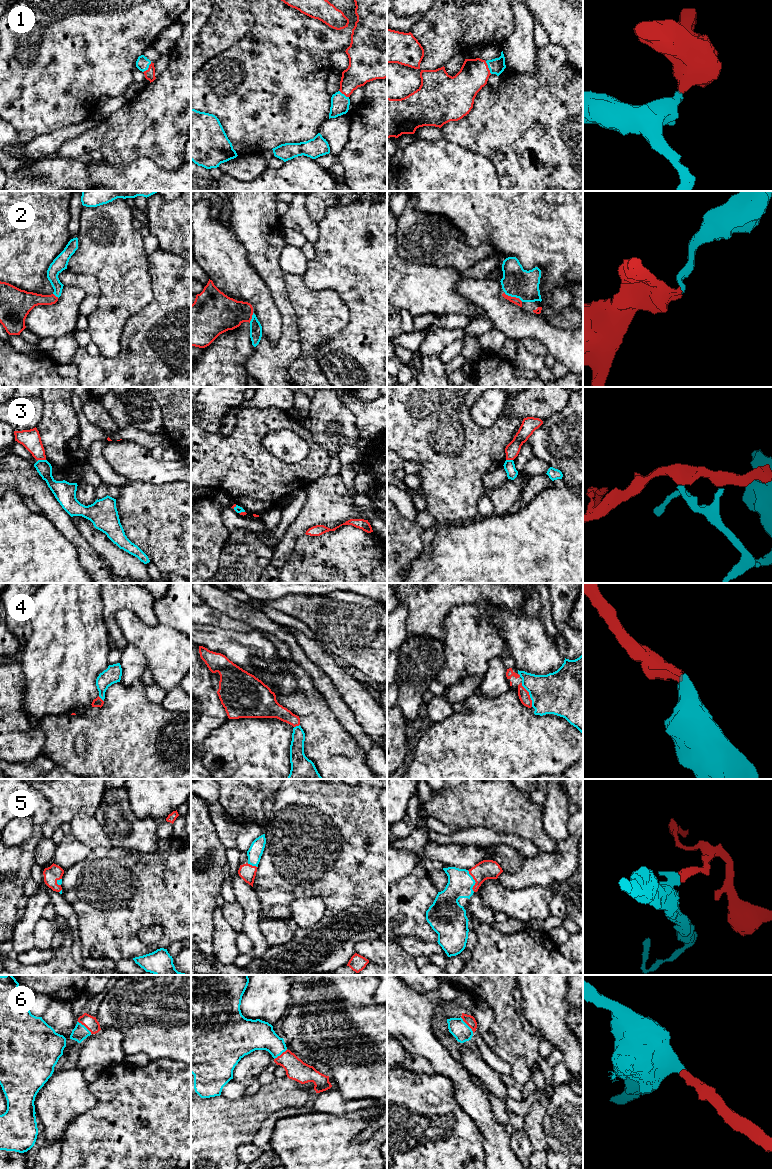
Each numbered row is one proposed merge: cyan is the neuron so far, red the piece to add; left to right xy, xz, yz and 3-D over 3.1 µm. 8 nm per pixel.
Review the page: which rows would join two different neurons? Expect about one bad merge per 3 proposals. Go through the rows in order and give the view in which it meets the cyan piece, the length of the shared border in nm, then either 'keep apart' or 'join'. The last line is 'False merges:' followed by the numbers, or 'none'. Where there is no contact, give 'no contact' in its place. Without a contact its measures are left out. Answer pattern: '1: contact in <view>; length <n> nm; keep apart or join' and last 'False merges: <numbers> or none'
1: contact in yz; length 120 nm; join
2: contact in yz; length 170 nm; join
3: contact in xy; length 70 nm; keep apart
4: contact in yz; length 220 nm; join
5: contact in yz; length 190 nm; join
6: contact in yz; length 170 nm; join
False merges: 3

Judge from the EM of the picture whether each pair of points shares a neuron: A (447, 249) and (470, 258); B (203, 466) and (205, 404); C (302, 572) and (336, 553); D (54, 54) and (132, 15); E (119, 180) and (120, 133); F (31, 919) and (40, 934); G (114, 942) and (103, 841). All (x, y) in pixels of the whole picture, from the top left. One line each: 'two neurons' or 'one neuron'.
A: one neuron
B: two neurons
C: one neuron
D: one neuron
E: two neurons
F: two neurons
G: two neurons

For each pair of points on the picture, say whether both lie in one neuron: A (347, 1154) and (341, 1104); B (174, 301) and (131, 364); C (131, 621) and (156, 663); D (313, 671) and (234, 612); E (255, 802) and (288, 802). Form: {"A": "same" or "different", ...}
{"A": "different", "B": "same", "C": "same", "D": "same", "E": "different"}

